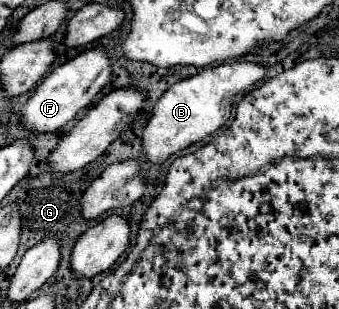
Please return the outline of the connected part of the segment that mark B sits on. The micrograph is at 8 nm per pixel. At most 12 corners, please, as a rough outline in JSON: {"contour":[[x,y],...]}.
{"contour":[[231,61],[173,83],[143,129],[143,155],[213,135],[267,67]]}

